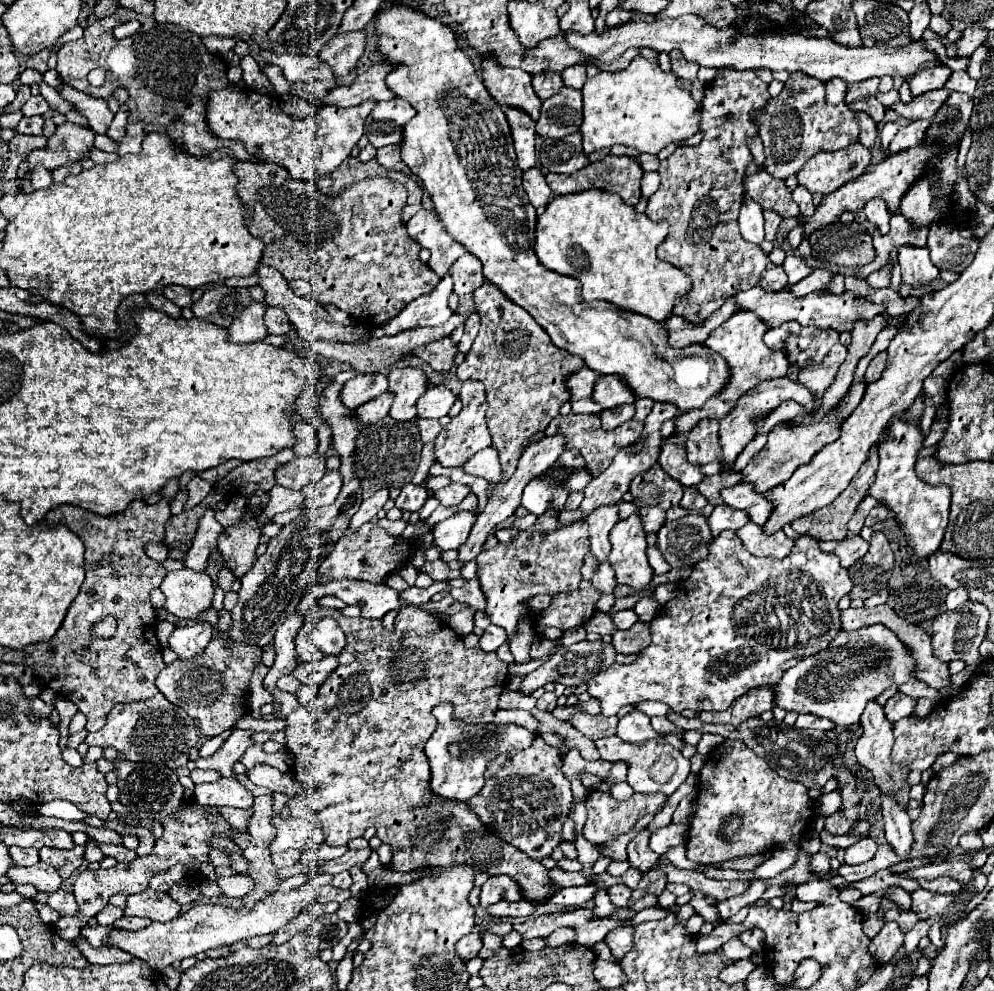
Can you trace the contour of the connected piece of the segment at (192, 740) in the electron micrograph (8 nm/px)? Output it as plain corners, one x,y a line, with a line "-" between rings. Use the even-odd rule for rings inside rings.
158,693
150,700
132,704
114,704
104,728
90,734
90,746
112,746
132,762
156,762
172,770
186,766
190,748
196,746
200,734
196,722
178,706
170,704
164,694

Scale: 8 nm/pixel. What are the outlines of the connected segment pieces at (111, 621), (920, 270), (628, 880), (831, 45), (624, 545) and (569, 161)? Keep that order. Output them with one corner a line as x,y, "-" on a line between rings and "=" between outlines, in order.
104,618
98,626
96,626
96,634
98,636
112,636
116,632
116,618
=
900,246
900,266
902,266
902,282
914,288
926,286
938,276
938,268
932,264
926,248
=
630,868
630,870
626,870
620,878
614,878
614,882
612,882
612,884
622,882
622,884
626,884
628,888
632,888
632,890
634,890
634,888
638,886
638,882
640,882
640,876
642,876
642,874
640,874
636,868
=
686,14
680,18
664,18
652,24
648,22
630,22
614,28
604,28
602,34
596,30
582,36
578,32
566,32
564,40
570,48
584,54
586,64
610,64
620,58
628,48
652,48
656,52
670,54
672,50
680,50
686,60
698,62
700,66
724,68
732,66
738,70
760,70
768,68
772,72
788,70
788,72
804,72
818,80
842,78
846,82
860,82
866,78
882,78
882,76
912,76
918,66
930,60
934,54
924,50
918,42
912,42
904,48
848,48
836,44
830,38
808,38
802,34
790,34
788,30
770,32
770,34
742,34
734,28
712,28
700,16
=
638,514
620,520
610,532
610,556
608,562
616,572
618,584
642,588
652,580
652,568
646,556
646,534
=
568,134
558,140
544,140
538,150
538,166
544,172
572,174
588,164
588,158
582,150
582,136

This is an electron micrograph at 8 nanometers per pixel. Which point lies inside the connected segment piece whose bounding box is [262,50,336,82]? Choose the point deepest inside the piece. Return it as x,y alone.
296,68

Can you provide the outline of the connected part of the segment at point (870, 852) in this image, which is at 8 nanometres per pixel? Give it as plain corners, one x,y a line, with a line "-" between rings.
864,836
856,844
852,844
850,848
846,848
844,862
846,864
864,864
864,862
868,862
868,860
874,858
876,848
878,848
878,844
870,836

